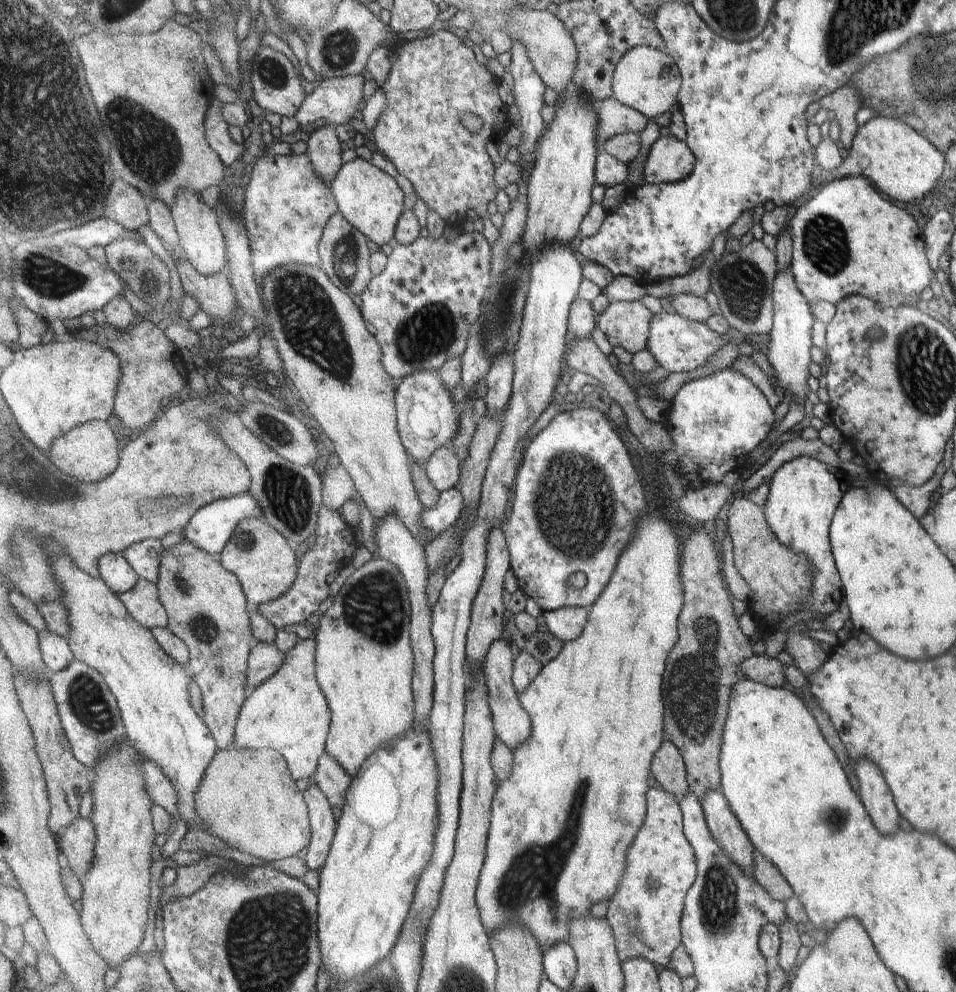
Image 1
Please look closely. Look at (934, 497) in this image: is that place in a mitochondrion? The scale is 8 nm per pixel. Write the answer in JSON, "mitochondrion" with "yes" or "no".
{"mitochondrion":"no"}

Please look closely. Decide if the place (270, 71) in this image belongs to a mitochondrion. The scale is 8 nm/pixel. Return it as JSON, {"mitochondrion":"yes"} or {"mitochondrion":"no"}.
{"mitochondrion":"yes"}

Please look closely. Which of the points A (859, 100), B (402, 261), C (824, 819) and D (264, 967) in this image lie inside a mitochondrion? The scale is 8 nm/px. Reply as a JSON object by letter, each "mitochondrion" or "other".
{"A":"other","B":"other","C":"mitochondrion","D":"mitochondrion"}

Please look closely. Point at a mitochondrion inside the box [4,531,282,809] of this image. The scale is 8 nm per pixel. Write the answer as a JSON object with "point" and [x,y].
{"point":[85,697]}

